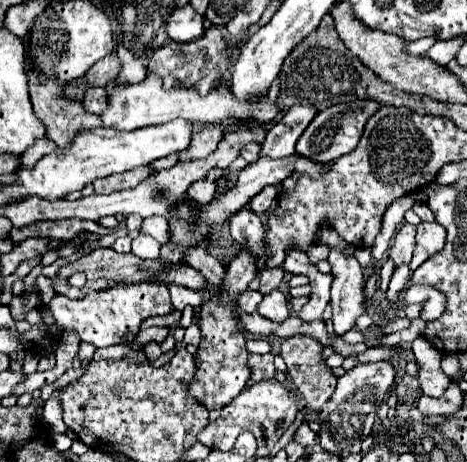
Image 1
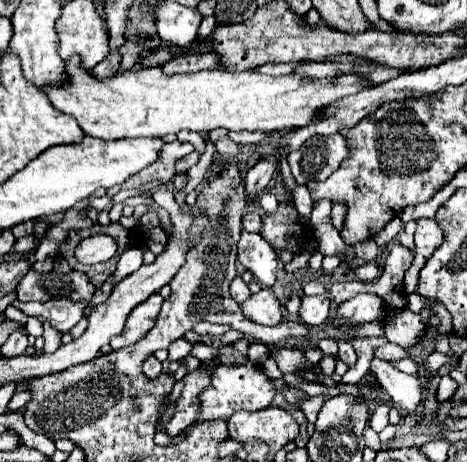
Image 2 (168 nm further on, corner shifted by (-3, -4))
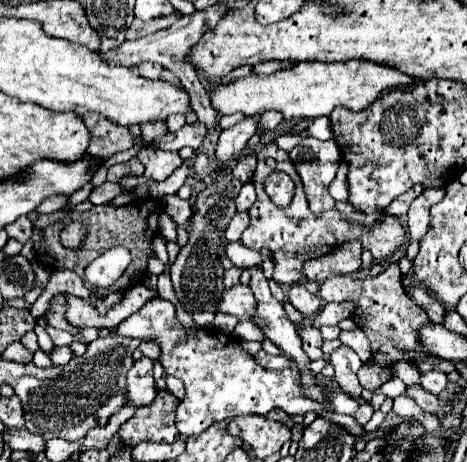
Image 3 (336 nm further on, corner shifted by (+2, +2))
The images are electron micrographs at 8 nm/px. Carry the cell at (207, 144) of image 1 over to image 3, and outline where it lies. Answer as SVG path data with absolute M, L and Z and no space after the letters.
M263 112L263 116L259 118L259 128L263 128L265 132L275 130L281 124L281 120L283 120L283 116L279 116L277 112Z

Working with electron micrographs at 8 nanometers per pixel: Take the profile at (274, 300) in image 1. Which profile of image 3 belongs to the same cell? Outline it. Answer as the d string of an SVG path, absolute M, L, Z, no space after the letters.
M237 284L235 288L229 288L229 290L223 292L223 300L219 304L219 310L227 312L227 314L233 314L239 320L249 320L257 312L255 294L251 292L249 286Z

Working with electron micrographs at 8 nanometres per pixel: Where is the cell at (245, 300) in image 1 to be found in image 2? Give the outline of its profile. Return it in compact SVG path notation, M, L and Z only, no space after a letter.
M240 276L234 278L234 282L232 282L232 286L230 286L230 292L232 292L232 298L234 298L238 304L242 304L242 302L248 298L248 294L250 294L246 282L244 282Z

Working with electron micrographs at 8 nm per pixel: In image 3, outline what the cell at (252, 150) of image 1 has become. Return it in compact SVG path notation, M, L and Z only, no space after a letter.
M215 4L215 6L209 6L201 12L195 12L191 16L181 16L175 24L171 24L169 28L161 30L161 32L155 32L151 36L145 36L145 38L139 38L139 40L125 40L121 46L113 48L107 52L107 56L103 56L109 64L143 64L143 62L157 62L161 66L165 66L167 70L171 70L181 82L183 86L191 92L191 96L195 96L193 104L195 104L195 114L197 118L207 126L207 128L215 128L217 126L217 114L215 110L211 108L211 104L207 104L207 94L205 94L205 86L203 82L199 80L197 76L197 70L193 68L193 64L189 62L191 58L191 50L195 48L195 44L199 42L199 38L211 30L211 26L215 26L221 16L225 14L225 8L221 4Z

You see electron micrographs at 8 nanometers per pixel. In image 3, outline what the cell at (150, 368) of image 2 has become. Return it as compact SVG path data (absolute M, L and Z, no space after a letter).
M143 356L135 360L133 368L127 372L127 400L135 406L147 406L155 394L157 388L153 380L153 360Z

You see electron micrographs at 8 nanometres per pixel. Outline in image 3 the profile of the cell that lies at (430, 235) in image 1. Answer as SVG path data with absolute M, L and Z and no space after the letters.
M431 188L431 190L423 190L421 196L417 196L409 208L407 214L407 234L409 234L409 246L407 246L407 258L415 260L417 252L419 252L419 242L425 236L425 232L429 230L429 208L433 204L437 204L439 200L443 200L443 188Z

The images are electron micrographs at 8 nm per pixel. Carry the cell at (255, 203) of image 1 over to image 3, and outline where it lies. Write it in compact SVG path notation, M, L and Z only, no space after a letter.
M237 212L237 214L233 216L233 220L229 222L227 230L225 230L225 240L227 240L227 242L239 240L241 234L243 234L243 230L245 230L247 226L249 226L249 214L247 214L247 212Z

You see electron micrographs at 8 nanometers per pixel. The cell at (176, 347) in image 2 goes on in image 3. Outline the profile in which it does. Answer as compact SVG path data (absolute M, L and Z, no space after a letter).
M153 340L143 342L143 344L139 346L139 350L141 350L147 358L151 358L151 360L157 360L157 358L161 356L161 346L159 346L157 342L153 342Z

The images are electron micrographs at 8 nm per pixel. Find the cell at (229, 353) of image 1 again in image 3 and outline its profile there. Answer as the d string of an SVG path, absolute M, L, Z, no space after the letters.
M159 390L155 400L147 404L147 408L139 408L135 416L119 428L119 434L131 446L143 440L175 442L179 438L179 432L175 428L177 406L179 398L175 398L169 390Z

